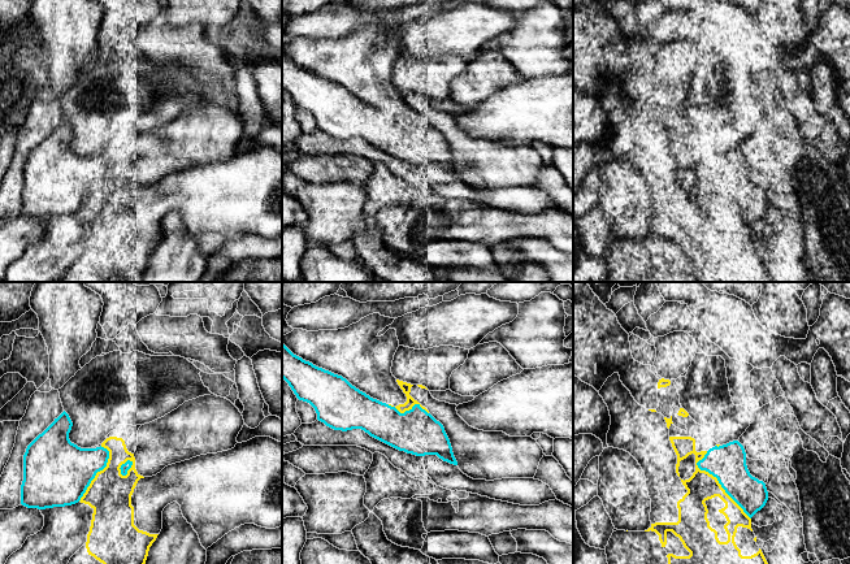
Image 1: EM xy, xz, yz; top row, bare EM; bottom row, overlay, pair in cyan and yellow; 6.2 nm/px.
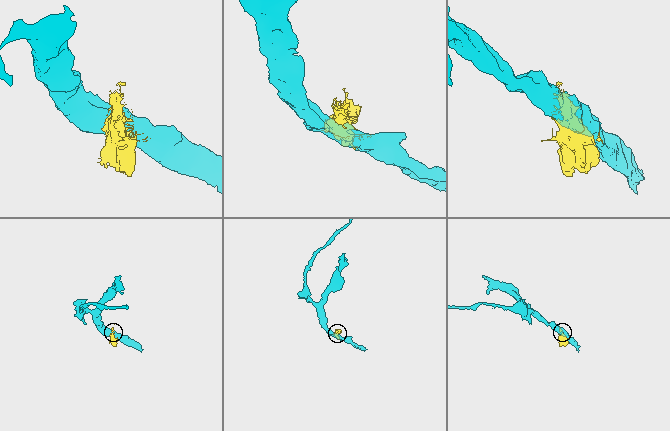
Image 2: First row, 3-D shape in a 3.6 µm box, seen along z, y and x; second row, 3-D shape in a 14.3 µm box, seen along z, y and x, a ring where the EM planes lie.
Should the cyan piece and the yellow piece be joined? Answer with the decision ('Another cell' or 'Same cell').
Another cell

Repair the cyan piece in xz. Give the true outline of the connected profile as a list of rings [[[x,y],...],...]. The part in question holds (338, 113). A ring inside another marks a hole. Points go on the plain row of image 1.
[[[283,52],[282,87],[299,109],[315,117],[317,129],[334,139],[361,138],[399,160],[416,165],[437,164],[457,174],[443,134],[420,113],[400,122],[360,100],[342,84],[294,64]]]

